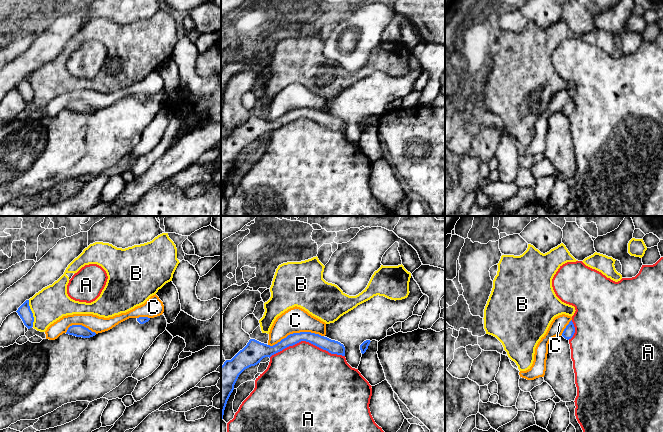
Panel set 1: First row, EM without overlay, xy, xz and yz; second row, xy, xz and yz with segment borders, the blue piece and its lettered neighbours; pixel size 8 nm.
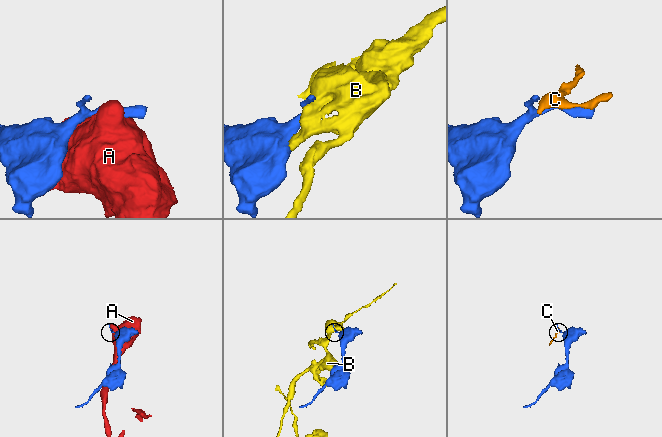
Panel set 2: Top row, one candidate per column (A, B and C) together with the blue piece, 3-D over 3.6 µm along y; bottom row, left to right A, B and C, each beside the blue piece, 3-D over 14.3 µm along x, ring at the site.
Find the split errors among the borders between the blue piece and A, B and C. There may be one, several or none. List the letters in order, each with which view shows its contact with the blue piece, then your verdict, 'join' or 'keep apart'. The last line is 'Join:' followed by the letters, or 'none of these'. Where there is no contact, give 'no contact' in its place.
A: xz | keep apart
B: xy | keep apart
C: xz | keep apart
Join: none of these

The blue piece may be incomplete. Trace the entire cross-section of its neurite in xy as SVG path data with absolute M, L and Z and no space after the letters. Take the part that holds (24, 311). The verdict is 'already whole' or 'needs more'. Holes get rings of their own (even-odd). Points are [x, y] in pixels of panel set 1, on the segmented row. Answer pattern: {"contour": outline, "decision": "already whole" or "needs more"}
{"contour": "M26 300L16 311L22 319L24 325L30 329L33 327L34 317L29 306L29 300Z", "decision": "already whole"}

